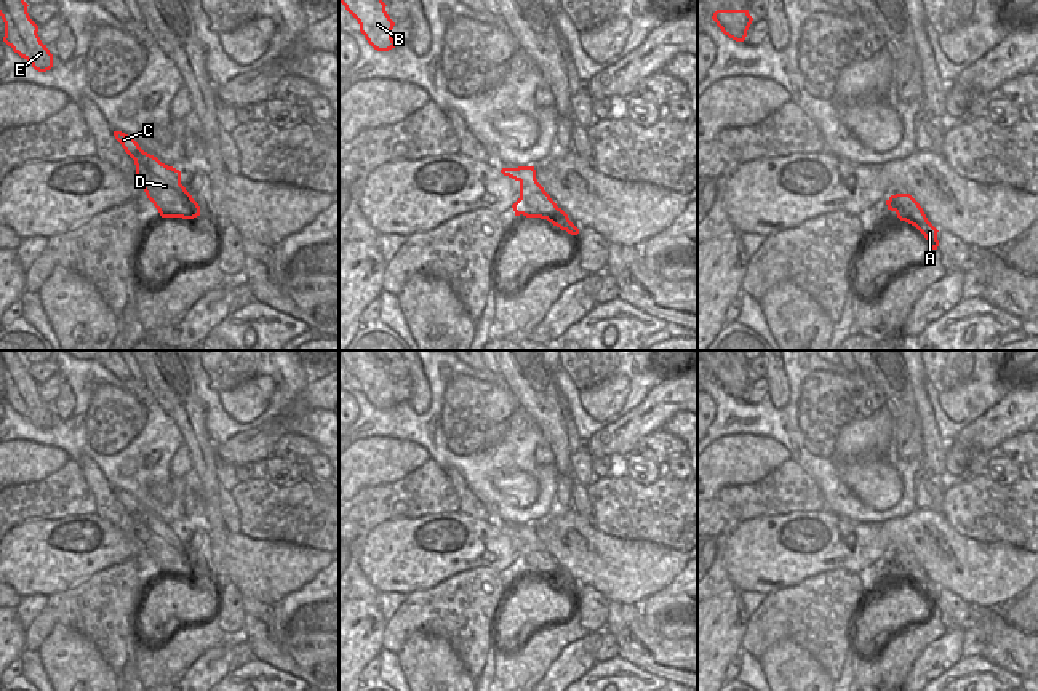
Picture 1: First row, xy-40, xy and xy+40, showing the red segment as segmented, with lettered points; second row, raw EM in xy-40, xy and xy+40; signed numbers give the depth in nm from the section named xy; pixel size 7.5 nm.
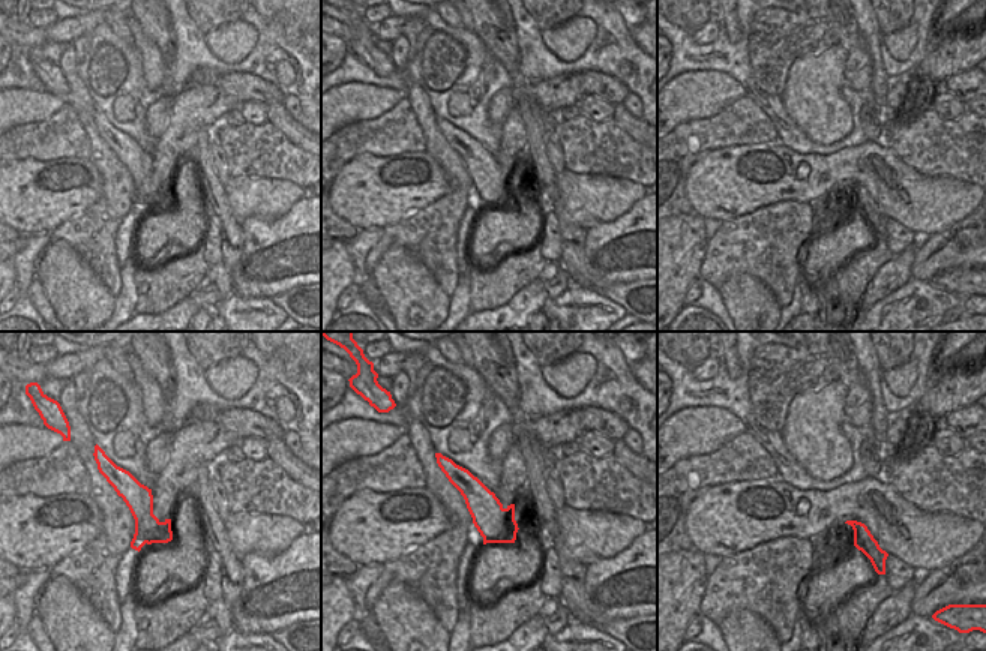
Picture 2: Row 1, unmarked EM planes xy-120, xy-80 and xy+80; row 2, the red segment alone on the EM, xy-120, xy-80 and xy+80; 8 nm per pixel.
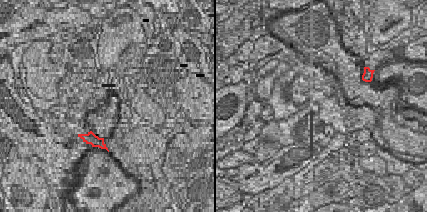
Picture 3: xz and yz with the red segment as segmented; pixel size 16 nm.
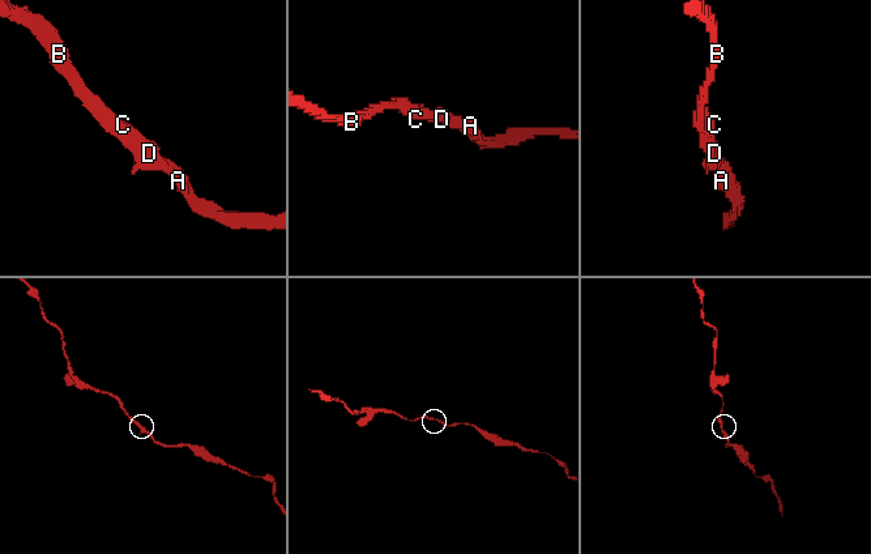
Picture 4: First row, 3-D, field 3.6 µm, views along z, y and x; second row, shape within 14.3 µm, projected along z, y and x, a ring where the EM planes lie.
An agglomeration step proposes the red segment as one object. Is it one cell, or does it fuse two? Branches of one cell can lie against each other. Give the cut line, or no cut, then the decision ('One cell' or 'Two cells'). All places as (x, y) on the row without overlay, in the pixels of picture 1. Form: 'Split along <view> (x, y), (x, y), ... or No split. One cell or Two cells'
No split. One cell

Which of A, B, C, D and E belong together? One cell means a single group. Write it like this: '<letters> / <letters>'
A B C D E

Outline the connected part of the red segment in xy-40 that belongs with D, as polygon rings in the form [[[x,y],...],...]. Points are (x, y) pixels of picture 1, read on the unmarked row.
[[[114,489],[115,497],[134,518],[136,536],[142,541],[147,557],[162,576],[194,577],[200,574],[200,565],[181,542],[181,529],[162,521],[144,510],[139,502],[122,489]]]

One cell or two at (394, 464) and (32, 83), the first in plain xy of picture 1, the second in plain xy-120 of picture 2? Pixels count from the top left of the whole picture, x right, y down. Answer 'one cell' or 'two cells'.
two cells

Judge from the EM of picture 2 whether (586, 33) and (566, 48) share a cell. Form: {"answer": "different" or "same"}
{"answer": "same"}

